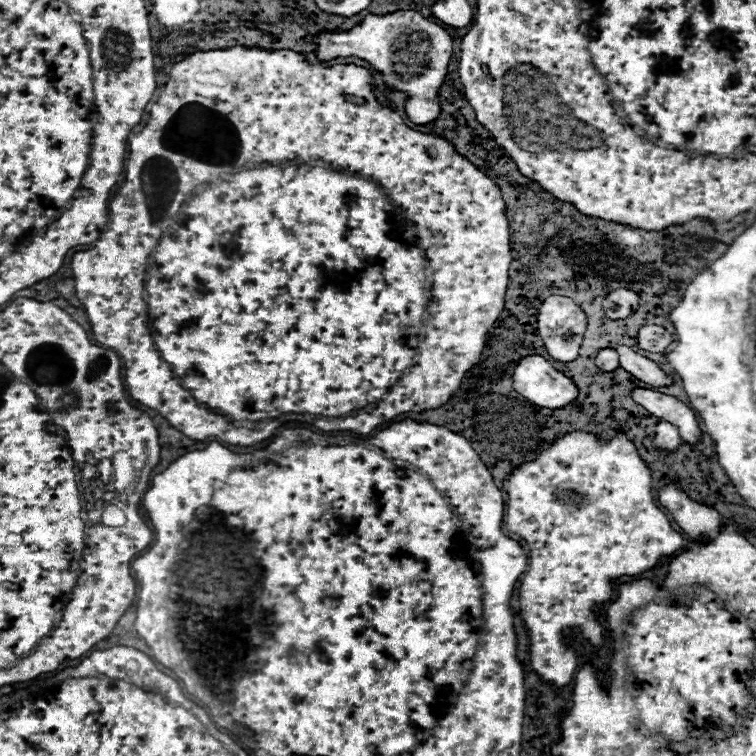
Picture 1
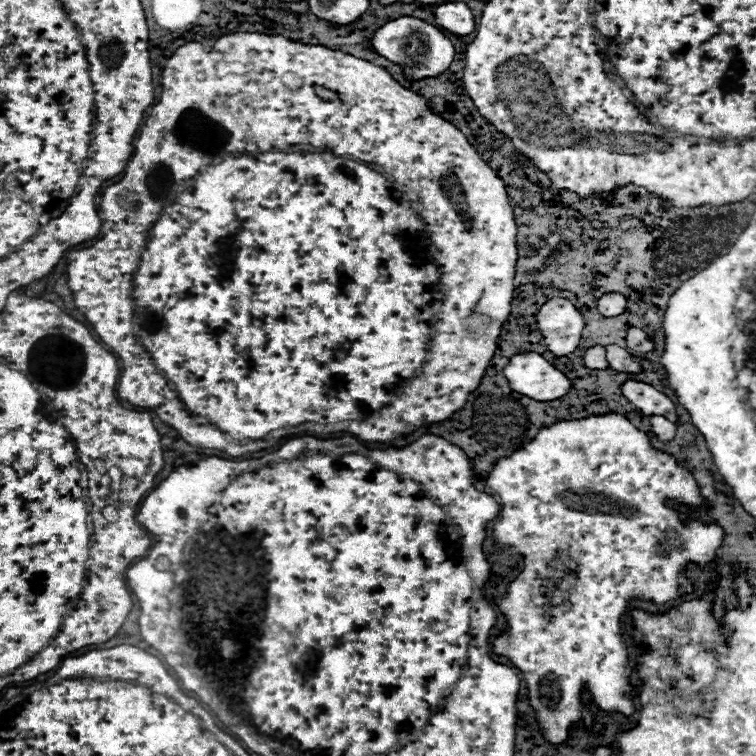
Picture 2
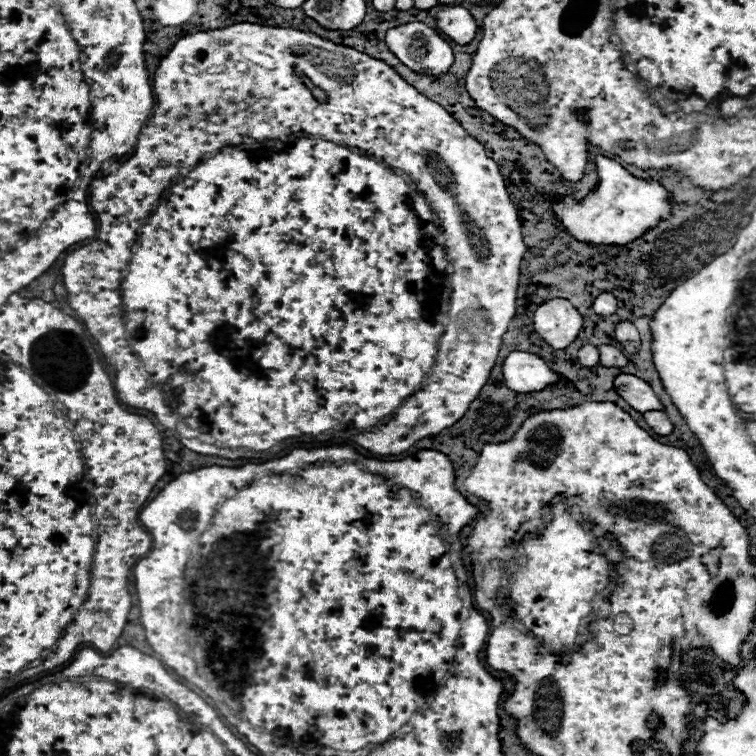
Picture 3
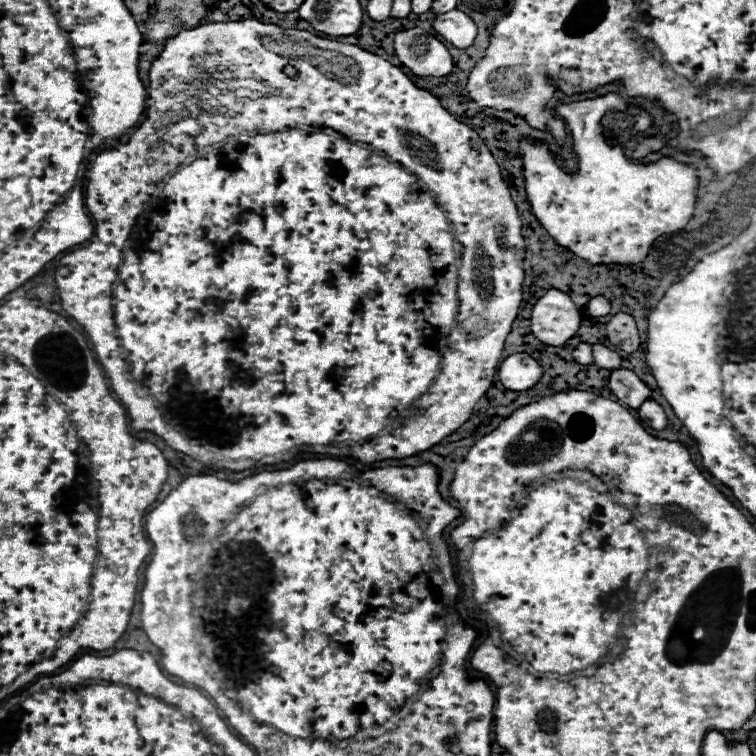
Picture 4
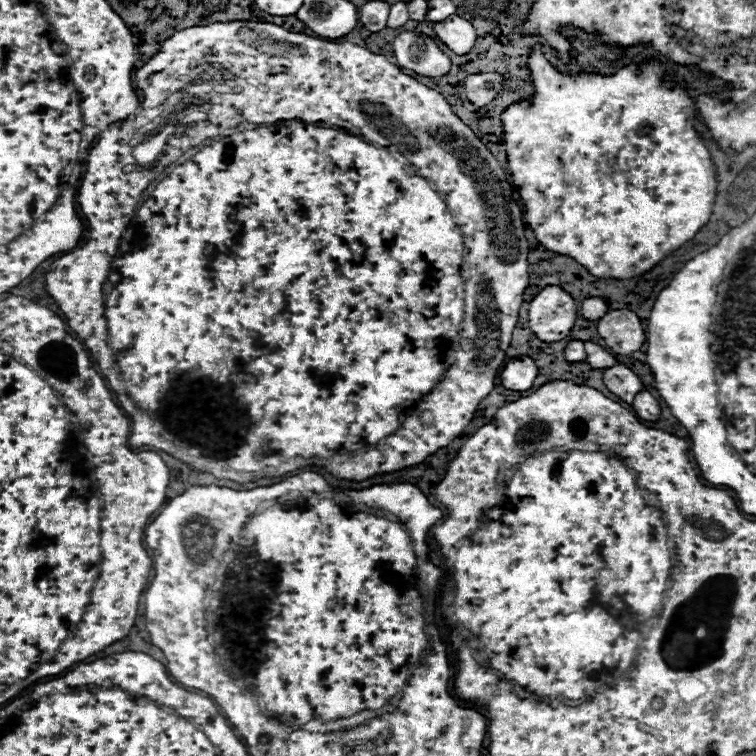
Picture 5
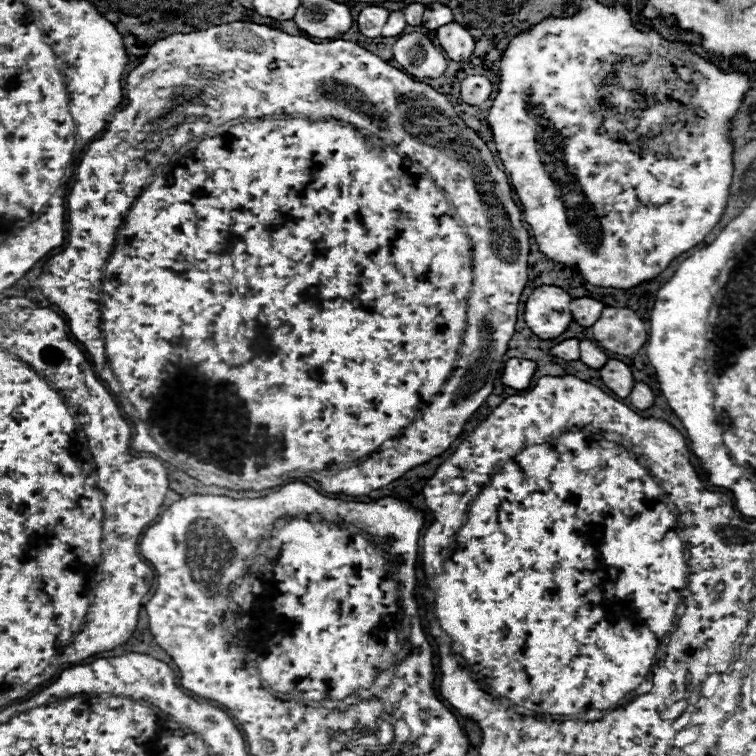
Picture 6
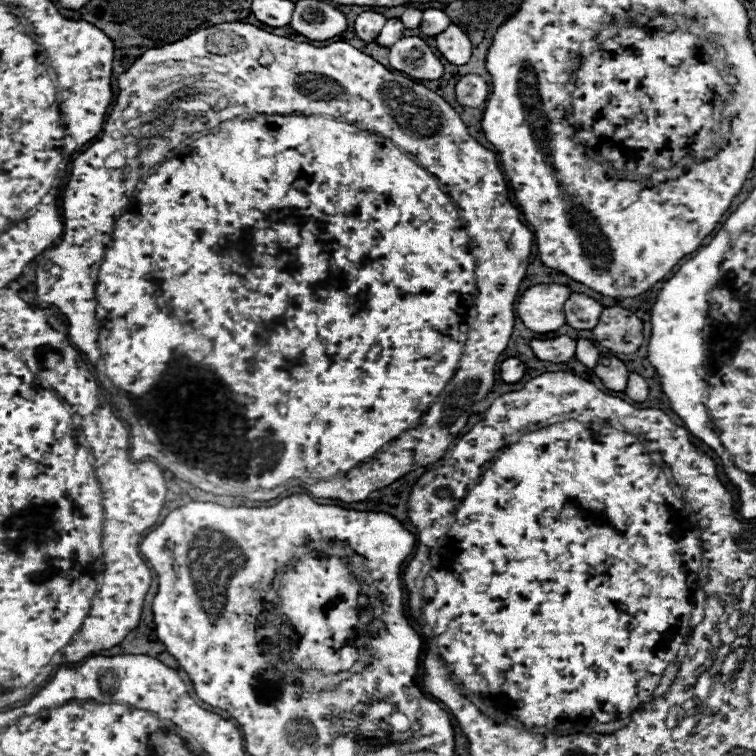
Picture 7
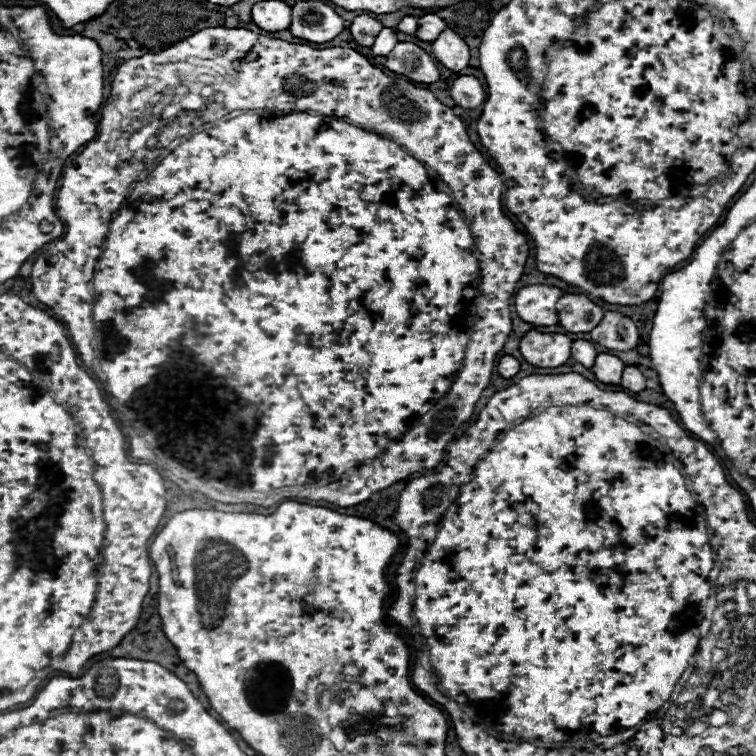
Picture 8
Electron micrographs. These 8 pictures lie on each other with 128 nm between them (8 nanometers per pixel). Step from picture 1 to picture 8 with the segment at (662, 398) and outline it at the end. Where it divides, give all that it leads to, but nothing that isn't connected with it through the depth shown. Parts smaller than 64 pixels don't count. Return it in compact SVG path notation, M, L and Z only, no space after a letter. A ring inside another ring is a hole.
M598 354L598 358L594 360L594 366L590 370L604 384L620 384L624 362L612 354Z

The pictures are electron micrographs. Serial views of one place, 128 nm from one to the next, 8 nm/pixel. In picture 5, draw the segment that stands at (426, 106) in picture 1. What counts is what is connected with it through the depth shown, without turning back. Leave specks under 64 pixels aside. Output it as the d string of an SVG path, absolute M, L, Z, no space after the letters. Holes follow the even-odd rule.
M402 32L394 40L394 54L402 68L408 68L420 76L436 78L450 70L450 58L430 36L418 32Z

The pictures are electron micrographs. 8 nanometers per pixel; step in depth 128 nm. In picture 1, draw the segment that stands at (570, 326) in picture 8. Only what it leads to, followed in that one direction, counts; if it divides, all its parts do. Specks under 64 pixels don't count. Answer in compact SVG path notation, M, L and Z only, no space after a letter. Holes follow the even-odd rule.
M618 288L614 292L610 292L604 302L602 302L602 310L608 318L612 320L622 320L630 314L634 314L638 308L638 294L626 288Z

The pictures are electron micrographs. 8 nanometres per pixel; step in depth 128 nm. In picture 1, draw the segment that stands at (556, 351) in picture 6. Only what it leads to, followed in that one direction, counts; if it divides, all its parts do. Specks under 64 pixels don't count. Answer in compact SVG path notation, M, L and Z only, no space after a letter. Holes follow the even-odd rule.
M612 348L600 350L600 352L596 354L594 364L596 364L600 370L604 370L604 372L612 372L612 370L616 370L616 368L620 366L620 364L618 364L618 354L616 354Z

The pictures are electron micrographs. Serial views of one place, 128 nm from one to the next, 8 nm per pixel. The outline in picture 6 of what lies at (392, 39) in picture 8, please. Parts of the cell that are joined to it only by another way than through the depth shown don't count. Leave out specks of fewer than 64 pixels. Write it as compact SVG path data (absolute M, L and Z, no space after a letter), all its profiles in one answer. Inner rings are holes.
M398 10L398 12L390 12L388 22L386 22L386 24L384 24L384 28L382 28L382 36L384 36L384 38L398 36L398 34L402 34L404 26L406 26L404 12L402 12L402 10Z

